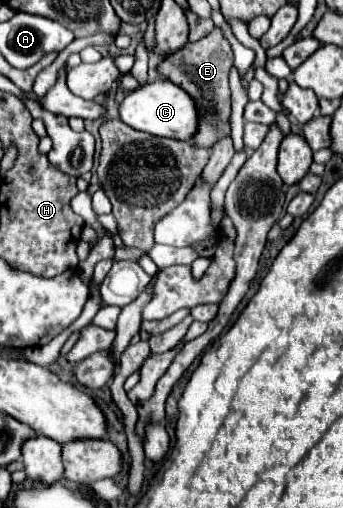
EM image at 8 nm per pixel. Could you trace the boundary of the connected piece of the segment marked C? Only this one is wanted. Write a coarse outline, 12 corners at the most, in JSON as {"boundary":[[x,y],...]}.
{"boundary":[[168,80],[128,92],[124,124],[152,136],[190,140],[194,100]]}

